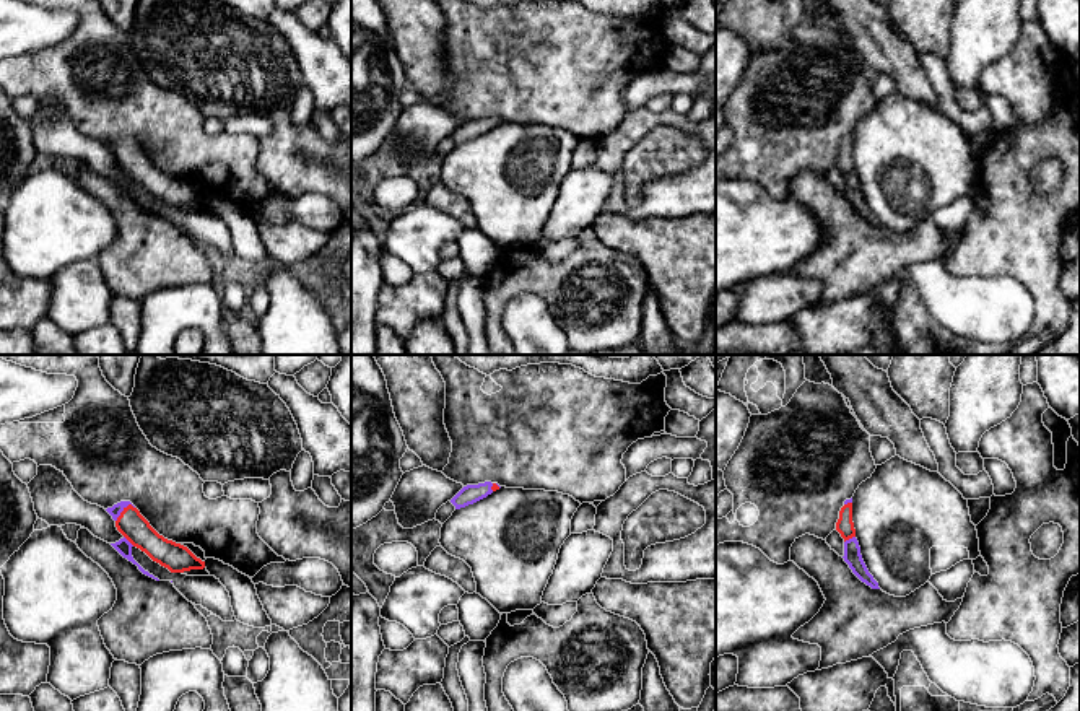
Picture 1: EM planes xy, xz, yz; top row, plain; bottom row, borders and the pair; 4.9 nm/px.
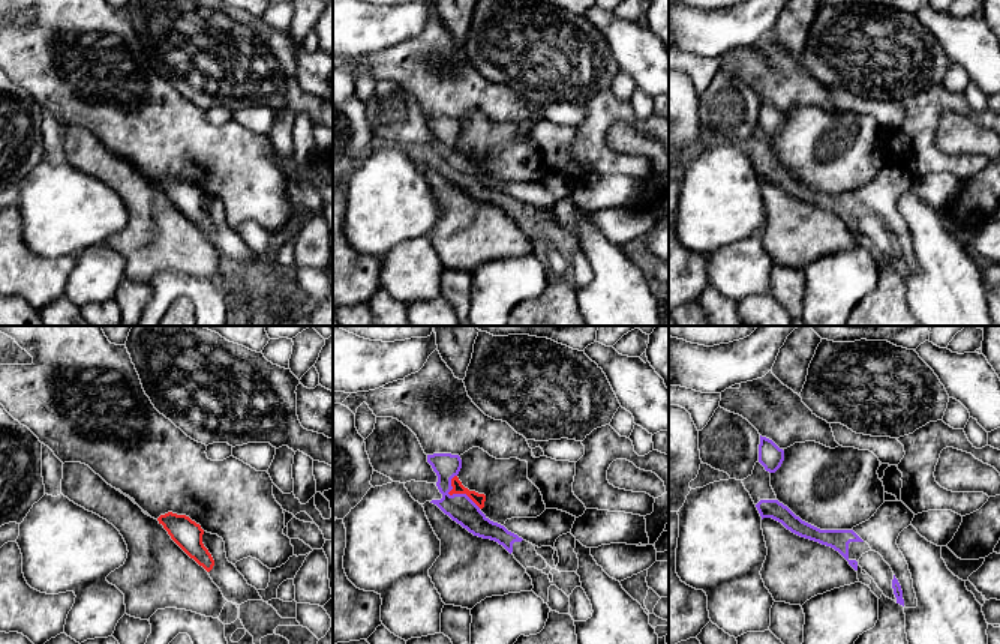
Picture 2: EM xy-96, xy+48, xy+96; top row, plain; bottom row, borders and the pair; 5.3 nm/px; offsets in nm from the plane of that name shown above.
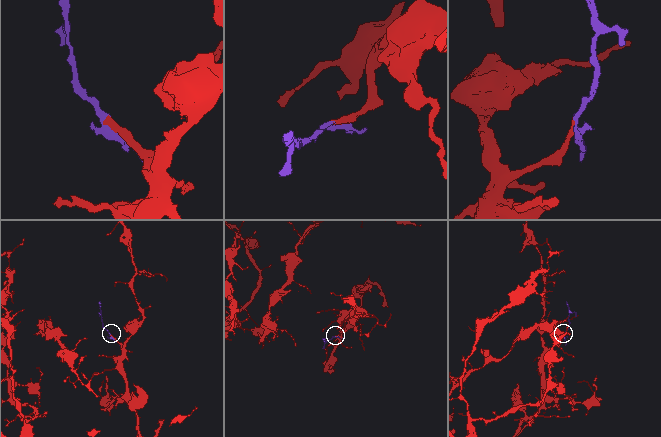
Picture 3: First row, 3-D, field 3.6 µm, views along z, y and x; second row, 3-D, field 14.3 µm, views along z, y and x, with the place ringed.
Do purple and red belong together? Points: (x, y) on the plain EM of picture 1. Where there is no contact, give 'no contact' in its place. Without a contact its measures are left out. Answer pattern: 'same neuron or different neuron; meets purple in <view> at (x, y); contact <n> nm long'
same neuron; meets purple in xy at (121, 147); contact 120 nm long

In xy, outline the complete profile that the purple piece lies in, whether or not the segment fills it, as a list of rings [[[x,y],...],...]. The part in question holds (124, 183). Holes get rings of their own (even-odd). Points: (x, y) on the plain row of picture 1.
[[[120,137],[106,146],[115,156],[117,166],[124,171],[119,177],[111,181],[124,194],[137,200],[143,210],[159,216],[133,195],[133,182],[145,187],[153,197],[168,203],[171,208],[205,203],[205,197],[197,194],[187,182],[159,171],[130,137]]]

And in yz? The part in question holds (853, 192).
[[[852,133],[844,137],[844,142],[839,146],[839,155],[836,158],[836,166],[844,174],[844,192],[843,194],[849,200],[852,208],[872,225],[880,225],[878,218],[869,208],[862,195],[862,190],[860,190],[860,182],[856,174],[856,164],[852,158]]]

